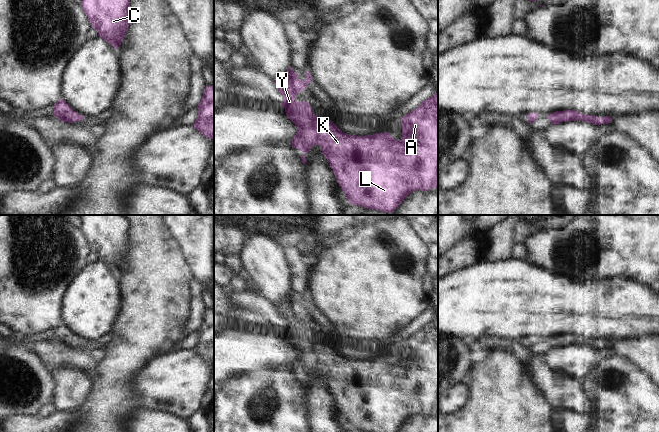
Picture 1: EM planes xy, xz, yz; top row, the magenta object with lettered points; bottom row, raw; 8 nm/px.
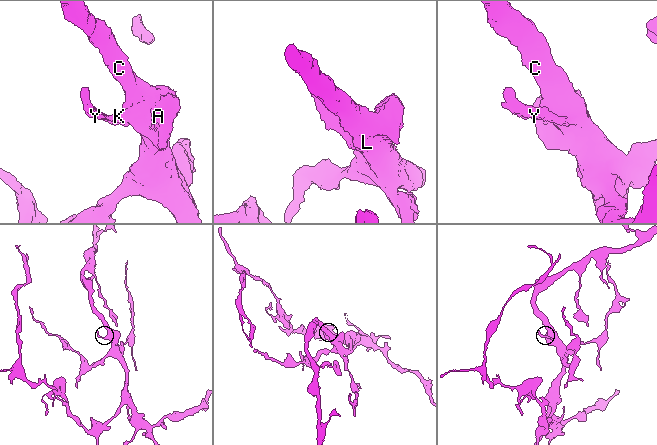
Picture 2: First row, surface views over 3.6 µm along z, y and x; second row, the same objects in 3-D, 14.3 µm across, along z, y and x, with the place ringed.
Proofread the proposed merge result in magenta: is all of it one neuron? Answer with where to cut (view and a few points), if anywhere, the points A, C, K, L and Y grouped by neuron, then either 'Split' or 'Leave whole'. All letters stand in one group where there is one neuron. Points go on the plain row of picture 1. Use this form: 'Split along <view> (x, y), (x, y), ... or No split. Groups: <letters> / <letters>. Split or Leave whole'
No split. Groups: A C K L Y. Leave whole.

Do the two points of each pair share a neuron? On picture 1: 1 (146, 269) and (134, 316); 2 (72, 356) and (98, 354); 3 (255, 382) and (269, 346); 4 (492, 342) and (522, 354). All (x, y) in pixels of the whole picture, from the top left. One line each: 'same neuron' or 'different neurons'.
1: same neuron
2: different neurons
3: different neurons
4: same neuron

